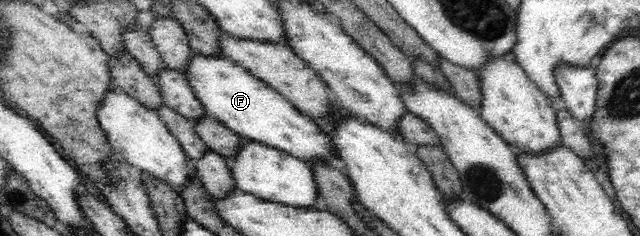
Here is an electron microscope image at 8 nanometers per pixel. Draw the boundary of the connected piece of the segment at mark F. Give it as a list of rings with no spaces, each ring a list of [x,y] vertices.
[[[193,54],[186,72],[193,92],[205,107],[207,117],[196,122],[197,134],[211,151],[234,159],[243,140],[255,141],[277,148],[307,163],[330,165],[336,150],[330,133],[323,131],[311,117],[303,114],[282,94],[260,81],[229,57],[209,57]]]

